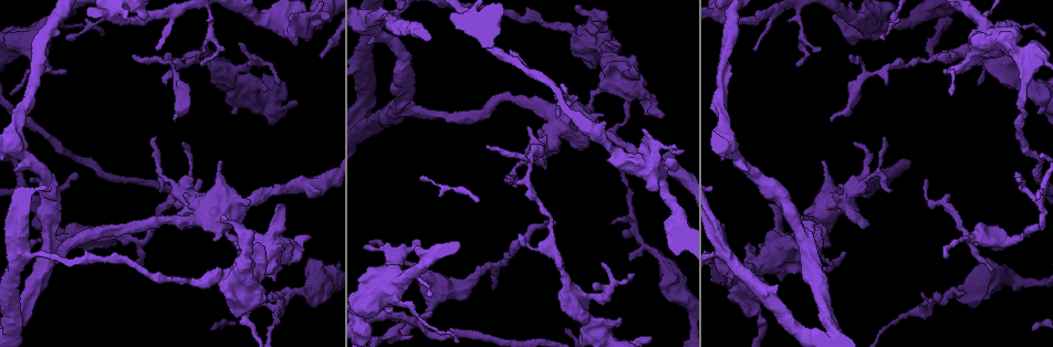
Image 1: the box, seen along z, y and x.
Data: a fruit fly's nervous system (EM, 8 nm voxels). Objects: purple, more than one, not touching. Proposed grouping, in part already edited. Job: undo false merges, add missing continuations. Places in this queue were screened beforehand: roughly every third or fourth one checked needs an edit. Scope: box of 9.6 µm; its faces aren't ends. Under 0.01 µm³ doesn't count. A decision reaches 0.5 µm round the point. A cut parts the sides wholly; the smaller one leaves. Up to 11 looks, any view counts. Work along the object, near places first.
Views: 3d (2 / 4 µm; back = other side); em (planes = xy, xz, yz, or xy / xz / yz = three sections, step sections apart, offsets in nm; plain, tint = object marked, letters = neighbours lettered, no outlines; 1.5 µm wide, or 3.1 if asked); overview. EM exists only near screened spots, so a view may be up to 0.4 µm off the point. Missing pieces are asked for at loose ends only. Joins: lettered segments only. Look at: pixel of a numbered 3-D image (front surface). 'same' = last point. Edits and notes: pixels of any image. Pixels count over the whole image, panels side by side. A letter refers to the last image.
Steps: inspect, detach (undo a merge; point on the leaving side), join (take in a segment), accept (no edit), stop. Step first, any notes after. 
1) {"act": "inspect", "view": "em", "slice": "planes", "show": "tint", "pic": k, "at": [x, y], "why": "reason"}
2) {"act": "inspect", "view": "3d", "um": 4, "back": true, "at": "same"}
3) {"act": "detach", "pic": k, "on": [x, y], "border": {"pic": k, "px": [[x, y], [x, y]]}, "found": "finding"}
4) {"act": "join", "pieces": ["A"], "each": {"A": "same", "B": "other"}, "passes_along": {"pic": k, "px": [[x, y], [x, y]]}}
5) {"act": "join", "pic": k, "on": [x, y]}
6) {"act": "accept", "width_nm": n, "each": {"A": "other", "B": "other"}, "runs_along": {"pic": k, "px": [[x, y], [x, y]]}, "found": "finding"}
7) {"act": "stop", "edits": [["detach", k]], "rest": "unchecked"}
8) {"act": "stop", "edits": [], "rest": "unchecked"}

{"act": "inspect", "view": "em", "slice": "planes", "show": "letters", "pic": 1, "at": [722, 284], "why": "thin neck"}

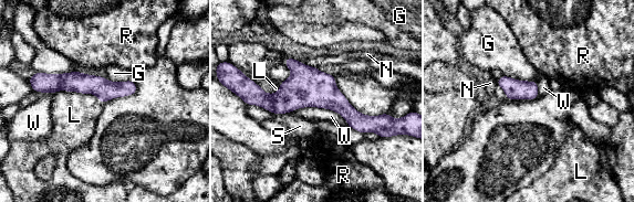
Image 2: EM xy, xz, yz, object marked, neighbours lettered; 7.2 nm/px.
{"act": "accept", "each": {"G": "other", "L": "other", "N": "other", "R": "other", "S": "other", "W": "other"}, "border": {"pic": 2, "px": [[52, 93], [92, 93], [102, 104]]}, "found": "continuous, no second cell"}

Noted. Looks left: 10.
{"act": "inspect", "view": "em", "slice": "planes", "show": "tint", "pic": 1, "at": [311, 237], "why": "an open end"}

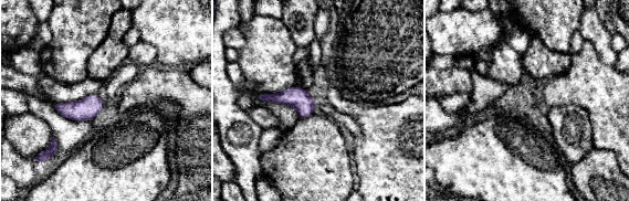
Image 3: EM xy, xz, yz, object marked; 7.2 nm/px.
{"act": "inspect", "view": "em", "slice": "planes", "show": "letters", "at": "same"}

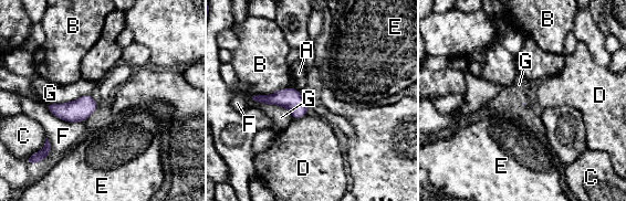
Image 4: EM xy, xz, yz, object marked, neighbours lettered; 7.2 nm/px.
{"act": "accept", "each": {"A": "other", "B": "other", "C": "other", "D": "other", "E": "other", "F": "other", "G": "other"}, "border": {"pic": 4, "px": [[251, 96], [283, 106], [293, 118]]}, "found": "none of them fits"}

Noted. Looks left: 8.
{"act": "inspect", "view": "em", "slice": "planes", "show": "letters", "pic": 1, "at": [232, 114], "why": "free end"}

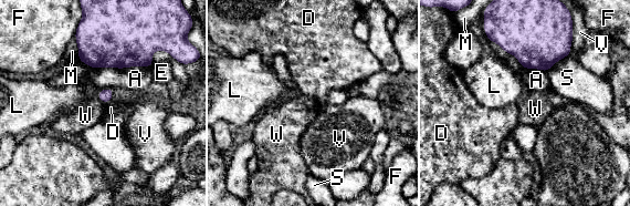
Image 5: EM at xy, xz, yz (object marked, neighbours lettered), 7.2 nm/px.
{"act": "accept", "each": {"A": "other", "D": "other", "E": "other", "F": "other", "L": "other", "M": "other", "S": "other", "V": "other", "W": "other"}, "border": {"pic": 5, "px": [[96, 98], [104, 103]]}, "found": "no lettered segment goes on from it"}

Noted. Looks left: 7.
{"act": "inspect", "view": "em", "slice": "yz", "step": 4, "show": "letters", "pic": 1, "at": [370, 240], "why": "tapers out"}

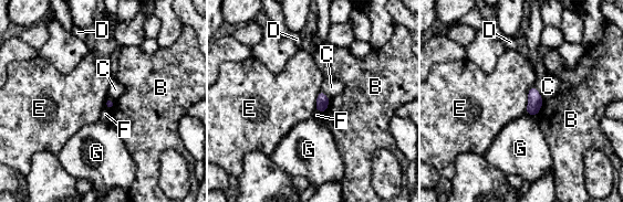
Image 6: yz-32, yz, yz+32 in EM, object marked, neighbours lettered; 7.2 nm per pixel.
{"act": "accept", "each": {"B": "other", "C": "other", "D": "other", "E": "other", "F": "other", "G": "other"}, "found": "no lettered segment goes on from it"}

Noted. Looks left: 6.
{"act": "inspect", "view": "3d", "um": 4, "back": true, "pic": 1, "at": [495, 286], "why": "free end"}

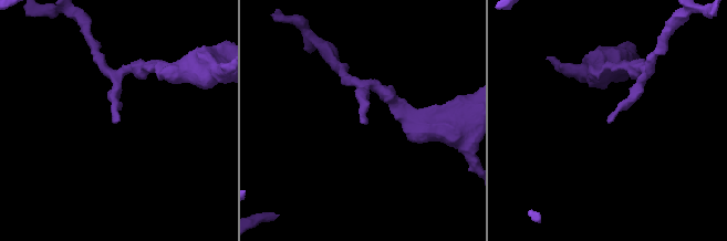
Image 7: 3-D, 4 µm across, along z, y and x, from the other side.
{"act": "inspect", "view": "em", "slice": "xy", "step": 8, "show": "letters", "pic": 7, "at": [112, 122], "why": "shape alone is not enough"}

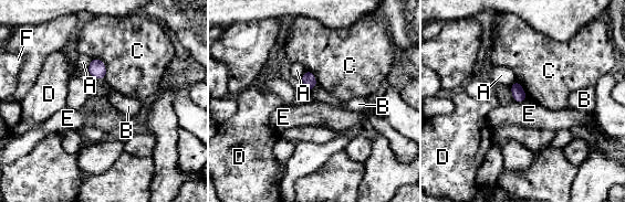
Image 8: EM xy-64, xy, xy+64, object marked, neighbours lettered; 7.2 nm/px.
{"act": "accept", "width_nm": 80, "each": {"A": "other", "B": "other", "C": "other", "D": "other", "E": "other", "F": "other"}, "border": {"pic": 8, "px": [[91, 57], [104, 63], [106, 77]]}, "found": "none of them fits"}

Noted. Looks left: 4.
{"act": "stop", "edits": [], "rest": "unchecked"}

